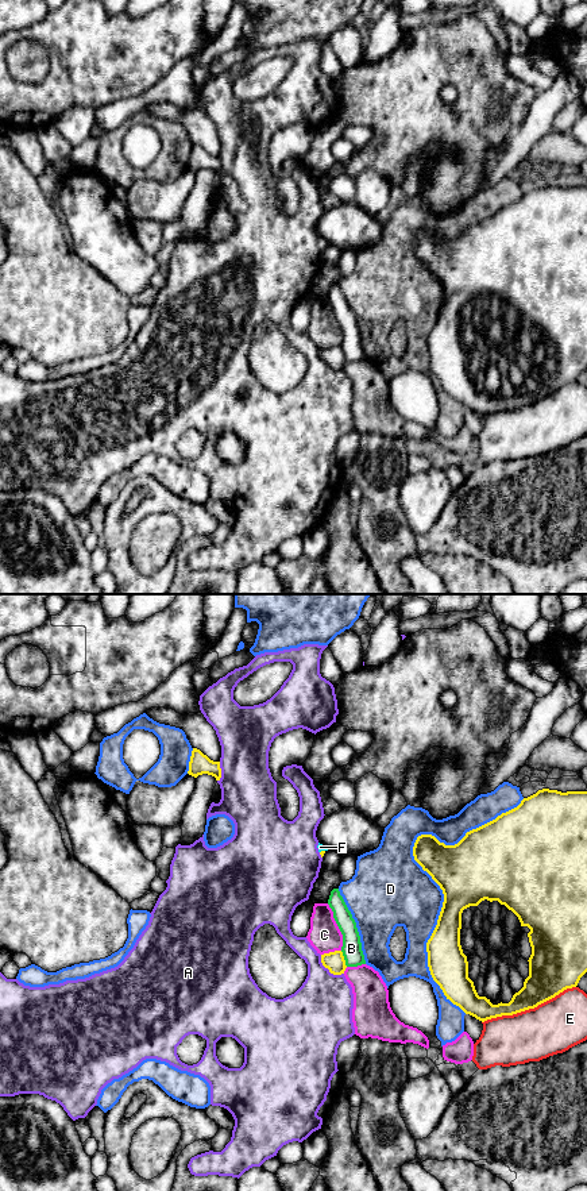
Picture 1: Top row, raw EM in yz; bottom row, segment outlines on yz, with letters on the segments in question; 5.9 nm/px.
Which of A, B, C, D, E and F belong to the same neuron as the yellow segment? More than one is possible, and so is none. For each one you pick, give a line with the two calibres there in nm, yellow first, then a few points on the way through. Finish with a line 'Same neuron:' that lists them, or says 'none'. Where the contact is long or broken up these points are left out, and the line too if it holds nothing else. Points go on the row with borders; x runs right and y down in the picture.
F: 20/40 nm | across yz (321, 852), (321, 851), (320, 847)
Same neuron: F

